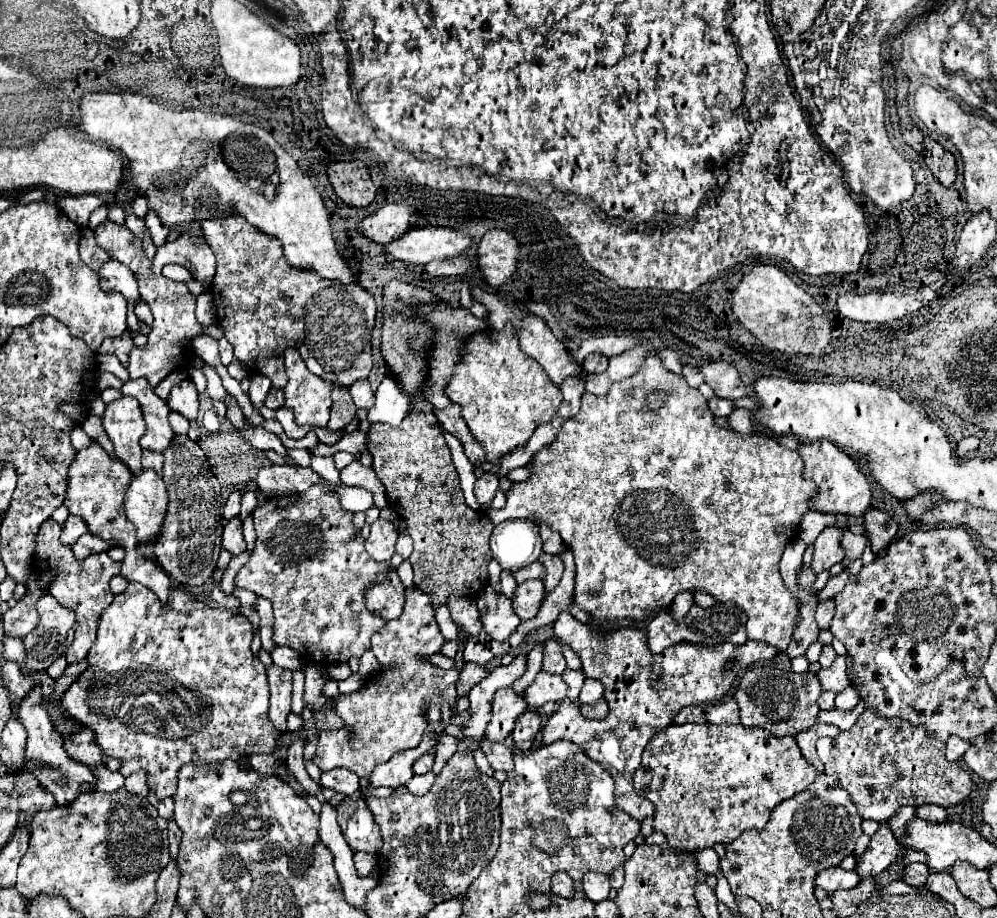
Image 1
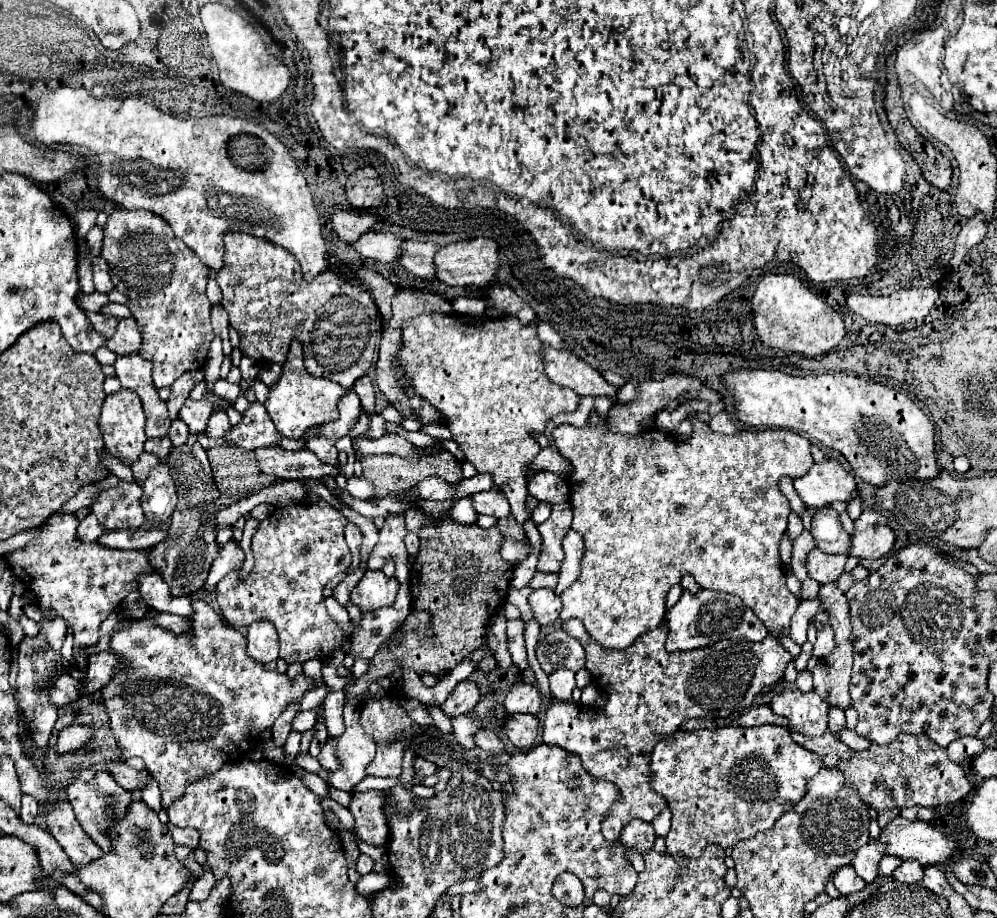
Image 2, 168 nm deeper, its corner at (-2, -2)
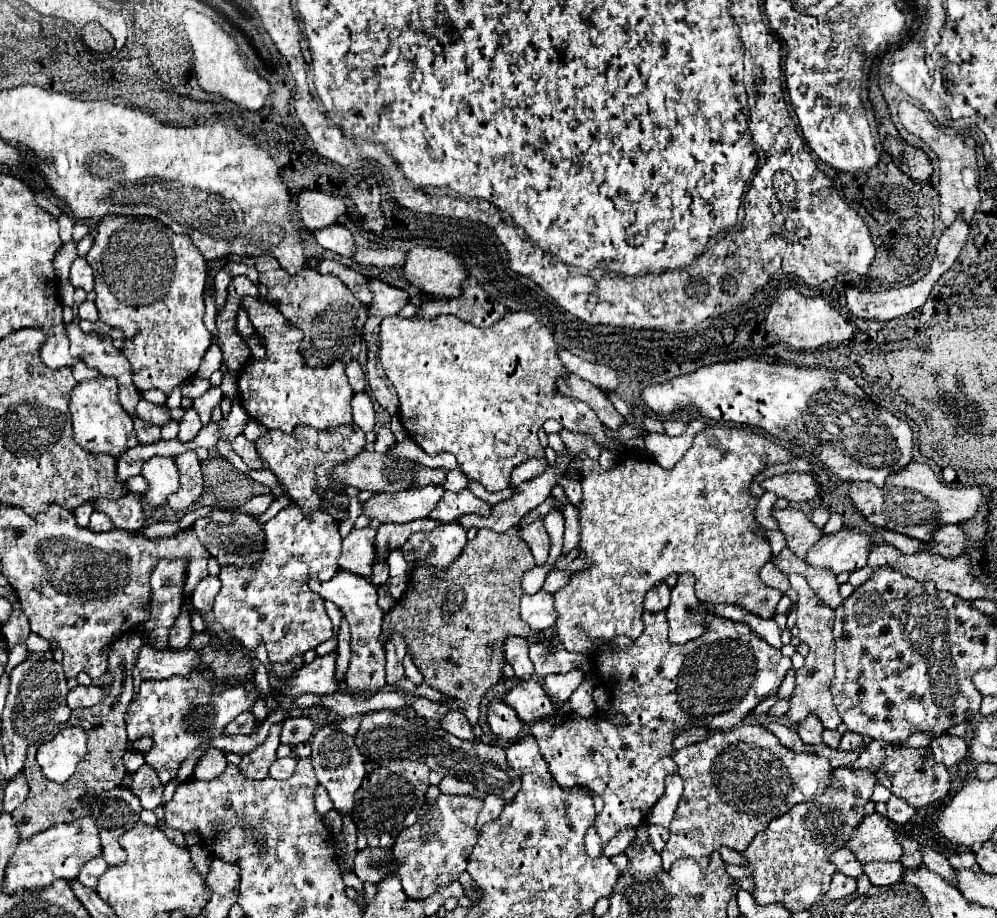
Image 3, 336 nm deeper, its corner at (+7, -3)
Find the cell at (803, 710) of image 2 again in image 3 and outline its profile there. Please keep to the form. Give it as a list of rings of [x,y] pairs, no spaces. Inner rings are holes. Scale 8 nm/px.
[[[807,717],[807,721],[797,725],[797,733],[803,739],[803,743],[807,745],[821,745],[821,733],[823,733],[823,725],[819,725],[819,717]]]

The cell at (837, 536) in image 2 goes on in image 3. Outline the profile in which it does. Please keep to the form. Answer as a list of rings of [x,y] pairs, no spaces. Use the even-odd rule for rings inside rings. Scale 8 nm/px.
[[[775,509],[773,517],[779,521],[779,529],[787,537],[787,547],[801,559],[805,559],[807,549],[811,549],[811,545],[815,545],[815,541],[823,537],[823,529],[813,525],[813,521],[799,509]]]

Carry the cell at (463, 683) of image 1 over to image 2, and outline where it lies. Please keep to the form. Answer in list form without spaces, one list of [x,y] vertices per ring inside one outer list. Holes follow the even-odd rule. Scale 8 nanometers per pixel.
[[[464,680],[450,692],[450,696],[446,698],[446,702],[440,708],[442,708],[444,714],[454,718],[454,716],[460,716],[460,714],[466,714],[466,712],[474,710],[478,700],[480,700],[478,686],[470,680]]]

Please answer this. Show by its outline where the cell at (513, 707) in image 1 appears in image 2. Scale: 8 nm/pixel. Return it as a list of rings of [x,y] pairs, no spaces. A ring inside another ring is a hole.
[[[514,684],[504,700],[506,716],[510,714],[538,714],[542,708],[542,694],[532,684]]]

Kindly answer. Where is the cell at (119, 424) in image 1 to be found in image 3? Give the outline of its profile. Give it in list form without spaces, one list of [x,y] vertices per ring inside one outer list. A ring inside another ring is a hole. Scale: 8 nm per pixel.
[[[99,377],[85,383],[79,383],[73,389],[73,397],[69,403],[69,411],[73,417],[73,439],[77,445],[91,453],[103,453],[119,459],[127,449],[137,445],[133,419],[127,415],[127,411],[119,405],[119,389],[117,381],[111,377]]]

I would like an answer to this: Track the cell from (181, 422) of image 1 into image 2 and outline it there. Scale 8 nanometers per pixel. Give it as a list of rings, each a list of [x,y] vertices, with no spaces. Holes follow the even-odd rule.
[[[174,420],[172,426],[170,426],[170,434],[168,436],[172,440],[172,446],[182,446],[188,440],[190,432],[188,432],[188,428],[186,428],[186,424],[182,420]]]

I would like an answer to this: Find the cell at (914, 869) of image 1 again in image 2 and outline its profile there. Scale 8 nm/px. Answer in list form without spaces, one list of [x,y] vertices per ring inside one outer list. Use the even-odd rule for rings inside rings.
[[[904,860],[894,872],[892,872],[892,878],[898,880],[898,882],[906,882],[906,884],[912,884],[912,882],[920,882],[924,876],[924,868],[920,864],[916,864],[916,860]]]

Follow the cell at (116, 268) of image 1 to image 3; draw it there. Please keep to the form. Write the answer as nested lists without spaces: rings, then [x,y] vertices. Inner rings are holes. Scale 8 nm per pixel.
[[[77,257],[73,261],[73,265],[71,265],[71,277],[69,279],[71,279],[73,287],[81,287],[87,293],[93,291],[93,271],[91,271],[91,267],[89,267],[89,263],[87,263],[85,257]]]

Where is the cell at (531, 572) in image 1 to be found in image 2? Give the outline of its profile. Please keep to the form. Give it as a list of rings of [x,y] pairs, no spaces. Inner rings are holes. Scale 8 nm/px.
[[[536,572],[532,582],[532,588],[548,588],[548,590],[556,590],[558,586],[558,574],[544,574],[544,572]]]

